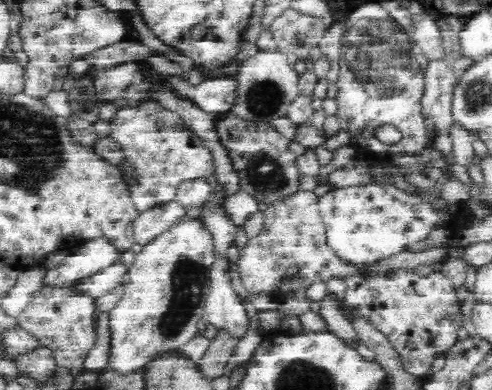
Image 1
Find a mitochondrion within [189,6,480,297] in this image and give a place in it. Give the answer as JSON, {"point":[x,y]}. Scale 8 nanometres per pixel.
{"point":[378,63]}

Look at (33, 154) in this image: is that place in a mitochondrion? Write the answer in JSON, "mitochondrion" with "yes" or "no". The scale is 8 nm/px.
{"mitochondrion":"yes"}

